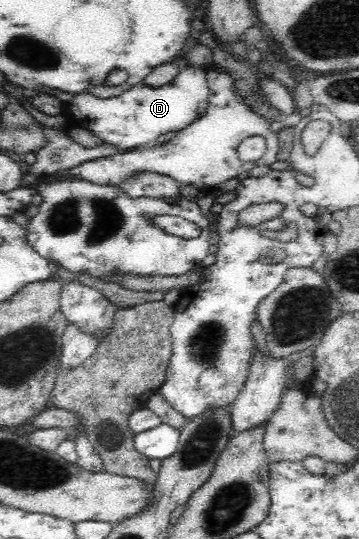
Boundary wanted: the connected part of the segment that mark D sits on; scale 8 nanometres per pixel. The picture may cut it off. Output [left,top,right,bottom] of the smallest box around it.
[64,65,209,152]

